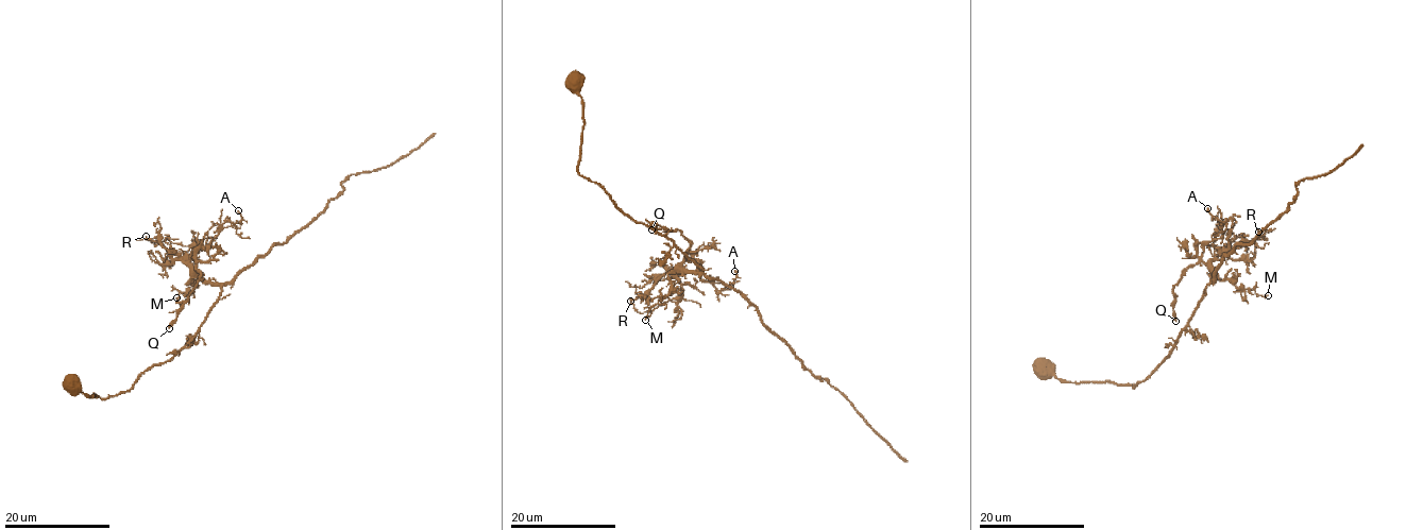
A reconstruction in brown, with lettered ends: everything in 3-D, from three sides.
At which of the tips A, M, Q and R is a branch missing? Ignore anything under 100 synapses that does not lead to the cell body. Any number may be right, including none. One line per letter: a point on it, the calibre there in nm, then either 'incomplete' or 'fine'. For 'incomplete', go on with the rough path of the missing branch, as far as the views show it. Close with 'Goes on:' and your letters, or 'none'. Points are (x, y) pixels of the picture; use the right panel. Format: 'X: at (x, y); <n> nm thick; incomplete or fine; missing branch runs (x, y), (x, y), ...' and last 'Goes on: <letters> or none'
A: at (1207, 208); 110 nm thick; fine
M: at (1268, 295); 120 nm thick; fine
Q: at (1175, 321); 320 nm thick; fine
R: at (1258, 232); 100 nm thick; fine
Goes on: none

